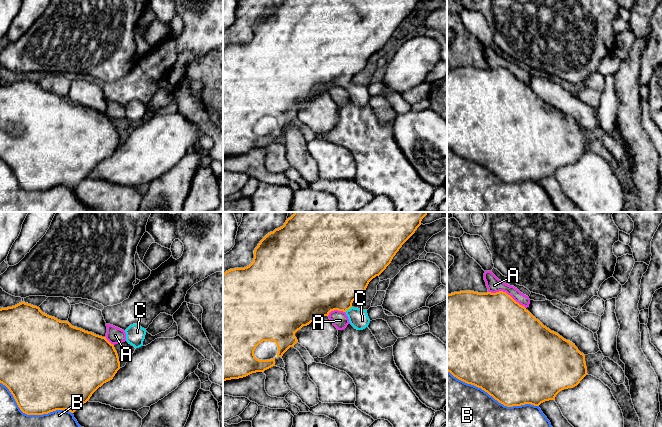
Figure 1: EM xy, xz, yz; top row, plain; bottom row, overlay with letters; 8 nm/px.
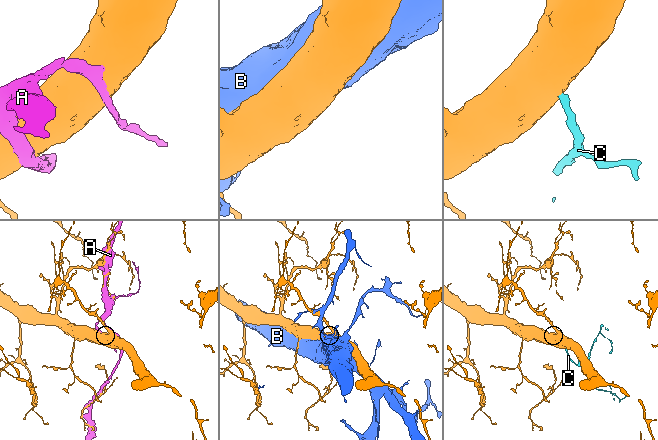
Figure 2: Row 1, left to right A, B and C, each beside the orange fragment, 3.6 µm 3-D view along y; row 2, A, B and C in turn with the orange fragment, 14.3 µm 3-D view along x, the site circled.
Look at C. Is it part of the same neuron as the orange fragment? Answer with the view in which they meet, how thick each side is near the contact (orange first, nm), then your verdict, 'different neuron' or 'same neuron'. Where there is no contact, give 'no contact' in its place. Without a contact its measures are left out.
xz | 440/160 nm | same neuron

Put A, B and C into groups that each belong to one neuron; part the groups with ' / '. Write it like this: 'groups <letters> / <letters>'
groups A / B / C

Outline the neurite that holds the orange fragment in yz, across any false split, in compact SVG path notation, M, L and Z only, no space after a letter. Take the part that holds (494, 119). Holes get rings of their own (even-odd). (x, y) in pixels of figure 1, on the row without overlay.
M460 67L447 70L447 147L459 156L481 164L499 179L507 183L525 180L539 182L545 177L555 176L556 171L560 167L577 162L587 151L585 131L578 126L575 120L544 102L524 82L520 81L510 71L503 67L496 69Z

